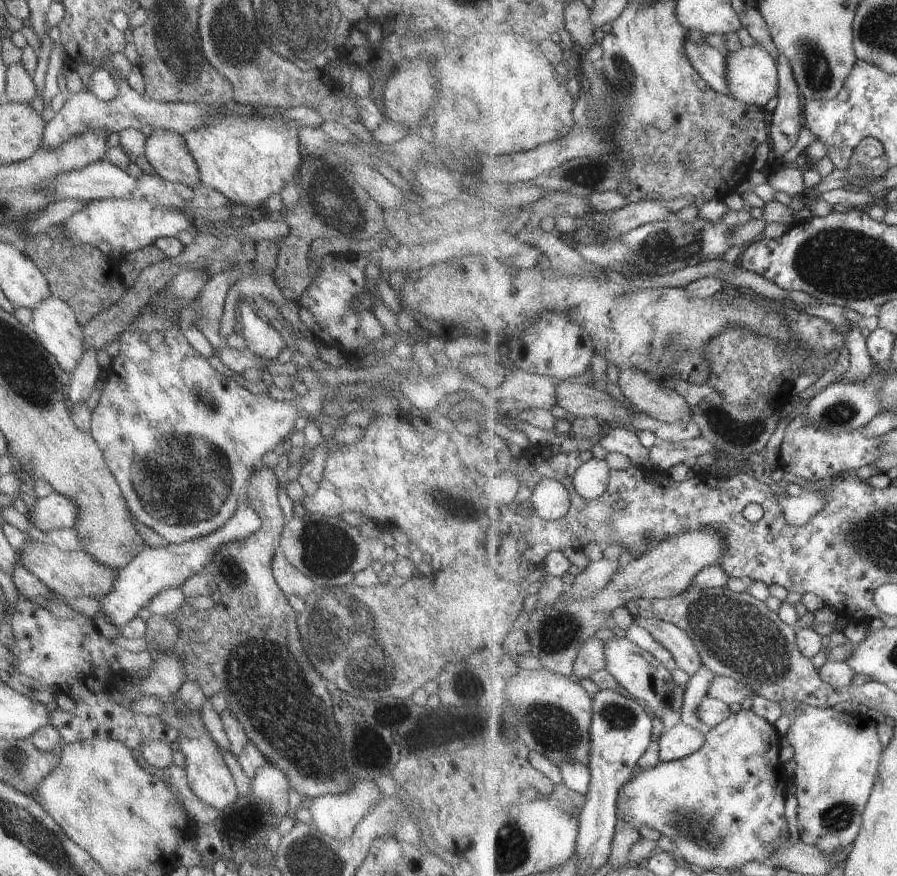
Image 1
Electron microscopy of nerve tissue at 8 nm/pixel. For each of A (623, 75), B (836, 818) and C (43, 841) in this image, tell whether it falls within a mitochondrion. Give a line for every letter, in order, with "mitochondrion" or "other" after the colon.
A: mitochondrion
B: mitochondrion
C: mitochondrion

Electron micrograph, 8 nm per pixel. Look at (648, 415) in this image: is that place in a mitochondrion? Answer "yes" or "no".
no

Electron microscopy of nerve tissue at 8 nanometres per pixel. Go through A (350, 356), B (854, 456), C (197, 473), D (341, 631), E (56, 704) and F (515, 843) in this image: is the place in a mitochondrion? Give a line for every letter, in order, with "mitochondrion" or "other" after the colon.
A: other
B: other
C: mitochondrion
D: mitochondrion
E: other
F: mitochondrion

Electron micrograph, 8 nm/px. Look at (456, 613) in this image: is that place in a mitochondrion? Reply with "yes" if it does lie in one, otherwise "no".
no

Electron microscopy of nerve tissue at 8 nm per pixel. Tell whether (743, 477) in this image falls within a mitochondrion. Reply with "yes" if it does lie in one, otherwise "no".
no

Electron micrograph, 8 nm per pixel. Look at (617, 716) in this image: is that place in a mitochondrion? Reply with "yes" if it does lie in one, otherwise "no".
yes

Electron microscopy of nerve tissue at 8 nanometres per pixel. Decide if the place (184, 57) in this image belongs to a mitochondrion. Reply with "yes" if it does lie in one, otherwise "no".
yes

